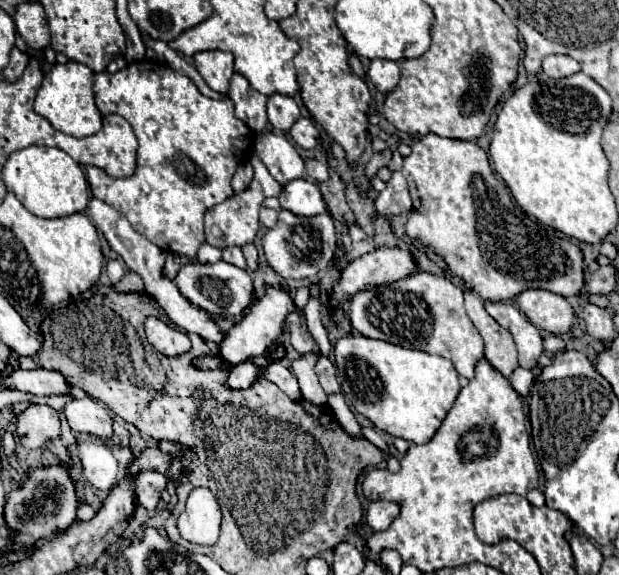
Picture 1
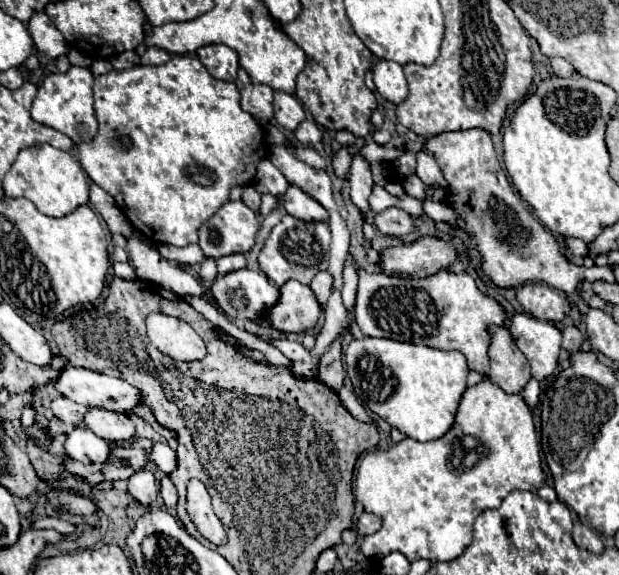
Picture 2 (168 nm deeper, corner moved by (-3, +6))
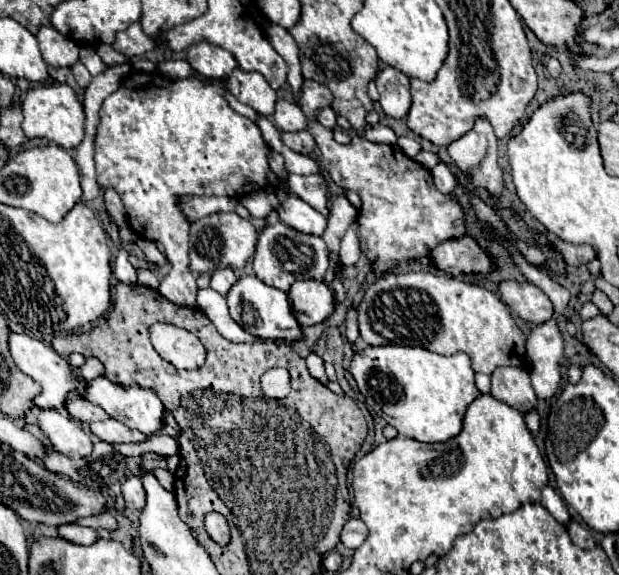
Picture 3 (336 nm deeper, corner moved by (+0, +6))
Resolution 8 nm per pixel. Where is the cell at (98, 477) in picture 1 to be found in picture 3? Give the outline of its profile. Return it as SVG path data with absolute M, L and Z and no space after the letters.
M42 410L38 416L38 426L58 452L70 458L90 456L94 444L82 430L82 424L70 416L60 414L58 410Z

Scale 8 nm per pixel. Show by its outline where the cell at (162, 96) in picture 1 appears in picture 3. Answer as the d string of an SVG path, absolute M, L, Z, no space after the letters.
M130 74L124 84L110 94L100 108L100 124L96 132L96 148L94 162L98 184L102 188L114 188L124 204L130 228L146 240L162 242L166 248L168 262L172 270L160 282L158 292L178 306L196 306L196 278L190 269L188 258L188 230L190 220L182 210L184 196L230 196L242 198L258 188L268 184L266 172L268 168L268 146L262 138L260 128L234 112L226 98L226 82L210 80L202 82L196 76L188 76L182 80L166 80L160 74Z

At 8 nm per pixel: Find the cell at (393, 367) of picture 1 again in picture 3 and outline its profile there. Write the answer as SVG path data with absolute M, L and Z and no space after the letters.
M366 346L350 362L366 406L382 416L398 434L418 442L446 442L462 430L466 406L480 394L474 386L474 370L464 352L442 356L416 346Z

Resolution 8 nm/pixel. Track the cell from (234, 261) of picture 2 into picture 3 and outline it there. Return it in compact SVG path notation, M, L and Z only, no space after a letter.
M218 268L212 272L212 282L210 288L214 288L216 292L220 292L222 296L226 296L226 292L230 290L230 286L238 280L238 276L234 274L232 268Z

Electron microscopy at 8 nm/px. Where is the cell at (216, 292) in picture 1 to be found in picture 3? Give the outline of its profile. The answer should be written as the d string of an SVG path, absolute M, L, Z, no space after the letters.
M242 276L238 278L238 282L230 288L230 292L226 294L228 300L228 308L230 308L230 316L250 334L266 338L266 340L276 340L282 338L286 342L298 340L302 338L302 328L296 322L288 296L286 292L264 284L262 280L258 280L256 276Z

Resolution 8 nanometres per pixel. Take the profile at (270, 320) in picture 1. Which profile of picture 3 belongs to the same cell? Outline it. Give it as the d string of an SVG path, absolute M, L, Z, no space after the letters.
M296 280L288 290L290 304L300 326L314 326L324 322L334 312L332 288L318 280Z

